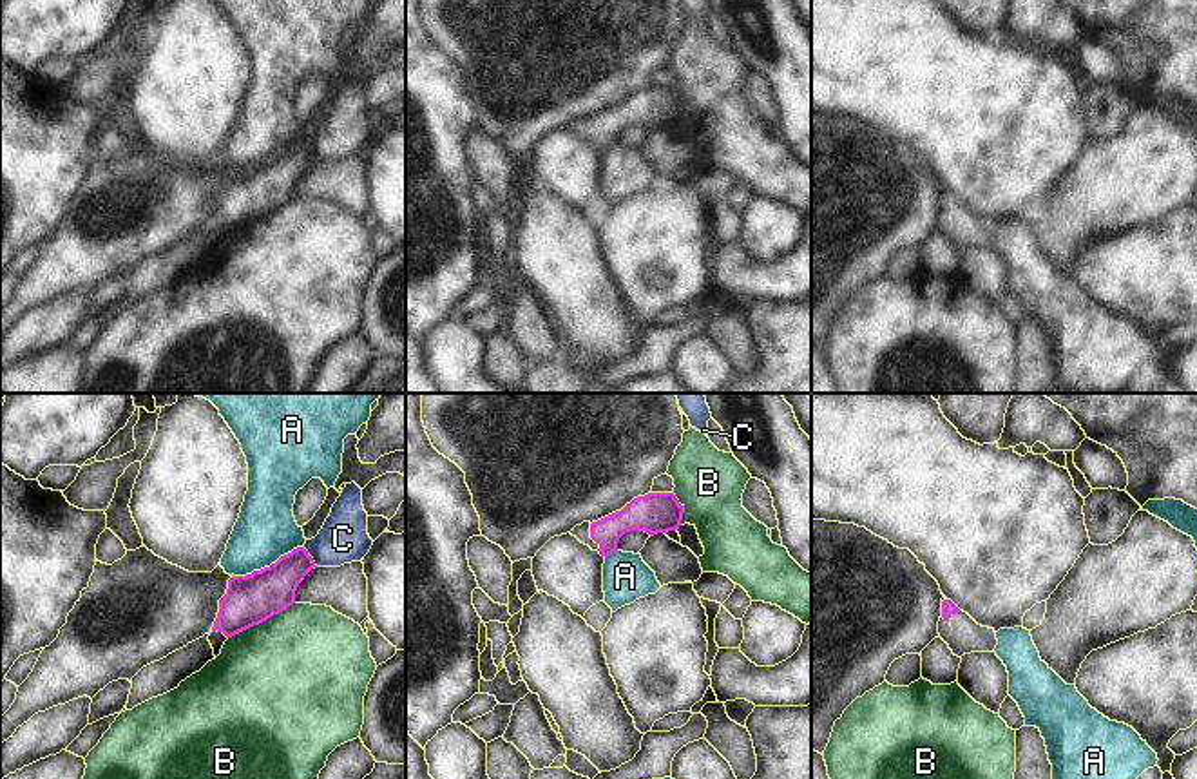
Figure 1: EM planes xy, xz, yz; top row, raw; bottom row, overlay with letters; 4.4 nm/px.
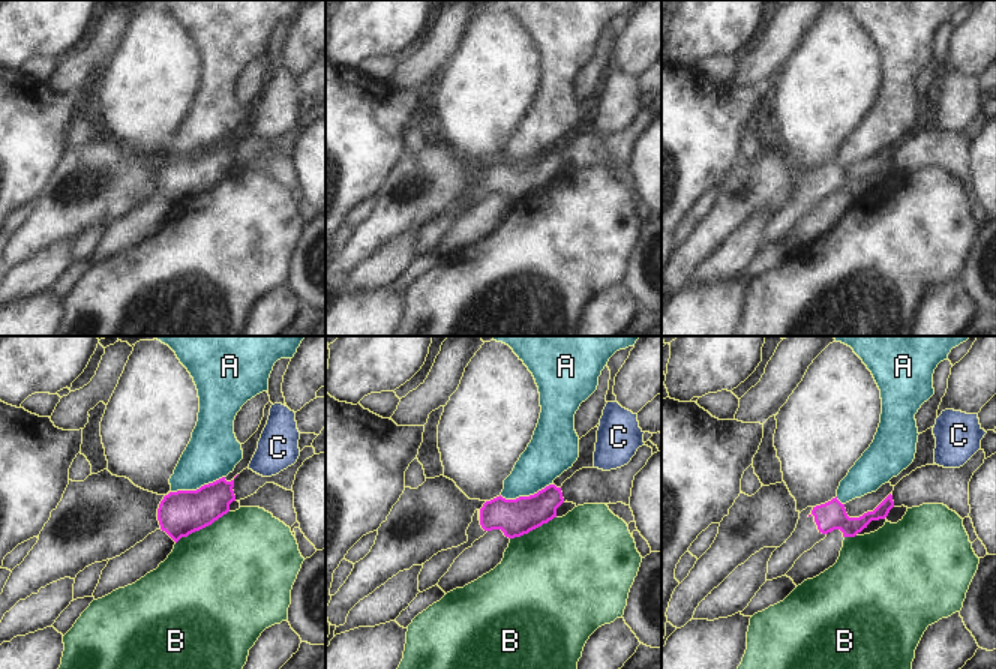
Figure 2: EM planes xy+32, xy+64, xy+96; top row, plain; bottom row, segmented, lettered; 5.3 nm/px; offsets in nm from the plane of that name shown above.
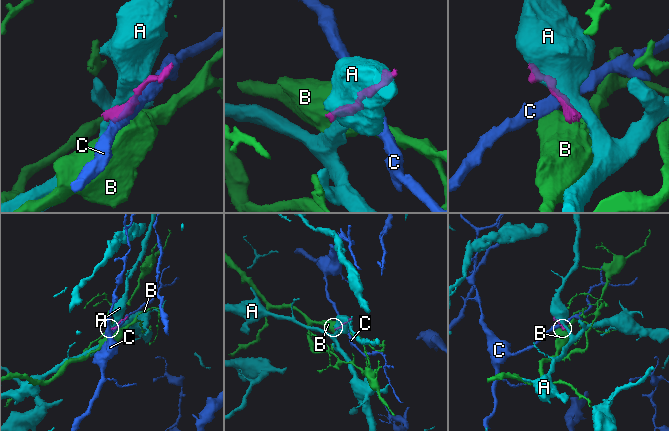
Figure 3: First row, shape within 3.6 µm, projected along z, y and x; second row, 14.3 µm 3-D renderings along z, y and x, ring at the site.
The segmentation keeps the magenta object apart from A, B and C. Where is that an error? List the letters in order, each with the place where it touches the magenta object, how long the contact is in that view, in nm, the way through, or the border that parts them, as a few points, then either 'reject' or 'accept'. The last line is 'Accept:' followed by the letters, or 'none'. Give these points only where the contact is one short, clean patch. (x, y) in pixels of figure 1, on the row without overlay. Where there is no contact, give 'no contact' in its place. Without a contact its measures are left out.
A: meets magenta in xy at (267, 162); contact 340 nm long; reject
B: meets magenta in xy at (261, 216); contact 340 nm long; border along xy (294, 196), (229, 232); reject
C: meets magenta in xy at (310, 151); contact 110 nm long; border along xy (303, 142), (317, 160); reject
Accept: none

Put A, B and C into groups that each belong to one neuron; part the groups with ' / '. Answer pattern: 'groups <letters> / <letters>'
groups A / B / C

